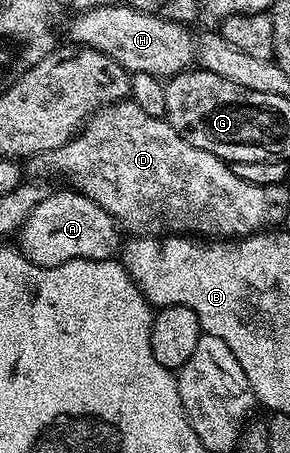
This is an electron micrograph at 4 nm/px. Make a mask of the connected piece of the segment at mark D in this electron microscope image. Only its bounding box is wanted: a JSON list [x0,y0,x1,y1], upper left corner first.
[30,99,268,239]

